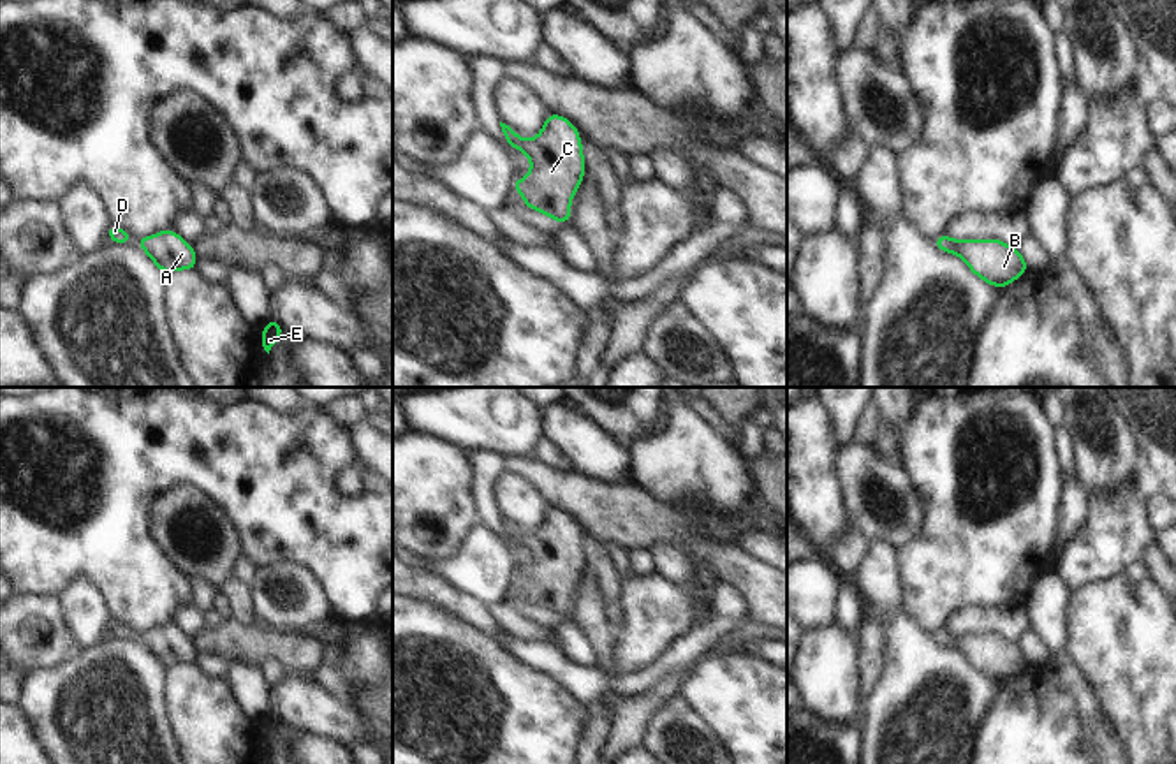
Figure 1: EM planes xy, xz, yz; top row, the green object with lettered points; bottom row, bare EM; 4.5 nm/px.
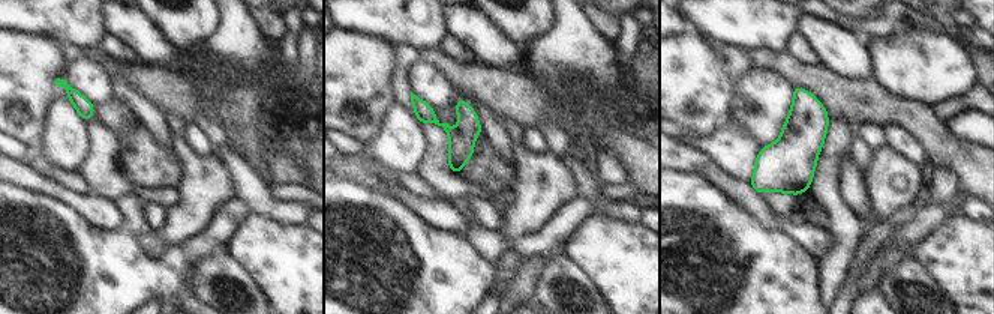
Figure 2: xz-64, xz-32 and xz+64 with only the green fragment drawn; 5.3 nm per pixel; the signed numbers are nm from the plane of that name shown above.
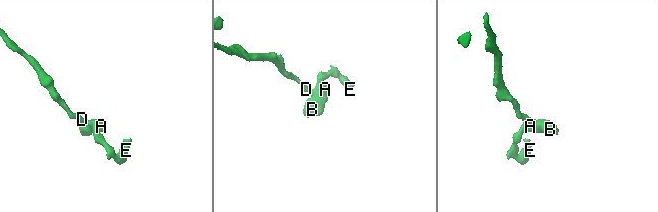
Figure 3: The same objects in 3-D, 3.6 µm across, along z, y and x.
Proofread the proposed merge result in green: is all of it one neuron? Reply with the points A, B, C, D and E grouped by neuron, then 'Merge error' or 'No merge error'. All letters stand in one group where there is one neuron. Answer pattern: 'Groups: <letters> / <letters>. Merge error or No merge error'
Groups: A B C D E. No merge error

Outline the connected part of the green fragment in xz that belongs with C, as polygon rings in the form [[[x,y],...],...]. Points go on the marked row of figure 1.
[[[549,113],[542,132],[530,141],[521,139],[509,125],[502,123],[502,132],[511,148],[518,148],[528,155],[532,160],[530,174],[521,181],[518,176],[512,183],[512,190],[523,194],[523,202],[540,213],[549,215],[560,224],[572,220],[569,206],[572,202],[572,194],[579,188],[581,178],[584,174],[583,148],[577,129],[555,113]]]

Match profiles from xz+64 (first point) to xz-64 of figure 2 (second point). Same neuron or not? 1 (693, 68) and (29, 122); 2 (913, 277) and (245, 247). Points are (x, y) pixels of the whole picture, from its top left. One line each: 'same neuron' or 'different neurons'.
1: same neuron
2: different neurons

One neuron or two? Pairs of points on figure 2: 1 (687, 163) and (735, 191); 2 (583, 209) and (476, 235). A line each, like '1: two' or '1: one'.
1: one
2: one

